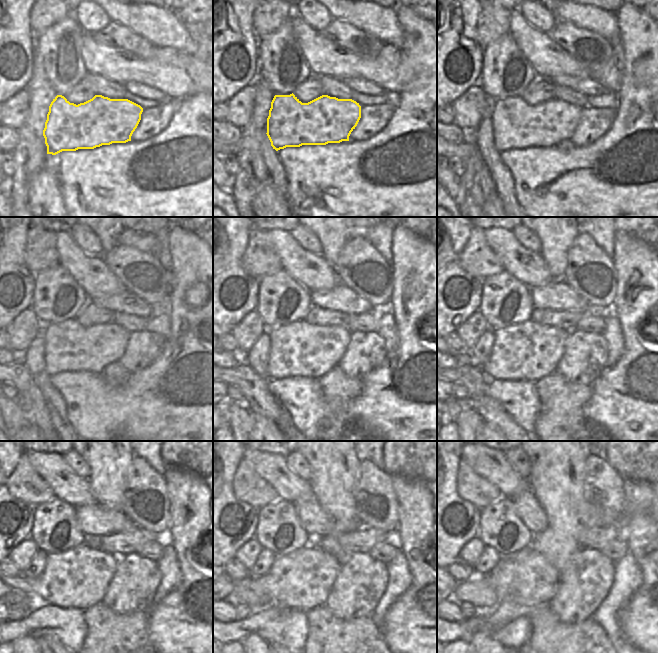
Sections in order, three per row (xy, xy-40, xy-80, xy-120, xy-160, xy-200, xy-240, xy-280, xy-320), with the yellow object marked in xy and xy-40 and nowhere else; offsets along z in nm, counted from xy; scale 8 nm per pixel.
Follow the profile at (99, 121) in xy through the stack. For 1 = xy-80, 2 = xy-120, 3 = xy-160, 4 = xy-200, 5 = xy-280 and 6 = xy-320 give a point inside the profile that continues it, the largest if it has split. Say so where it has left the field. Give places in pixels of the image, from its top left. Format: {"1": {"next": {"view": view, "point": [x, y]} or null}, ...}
{"1": {"next": {"view": "xy-80", "point": [516, 124]}}, "2": {"next": {"view": "xy-120", "point": [68, 346]}}, "3": {"next": {"view": "xy-160", "point": [299, 349]}}, "4": {"next": {"view": "xy-200", "point": [528, 351]}}, "5": {"next": {"view": "xy-280", "point": [302, 579]}}, "6": {"next": {"view": "xy-320", "point": [526, 575]}}}

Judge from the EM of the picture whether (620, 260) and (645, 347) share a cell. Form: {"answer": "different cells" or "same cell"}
{"answer": "same cell"}

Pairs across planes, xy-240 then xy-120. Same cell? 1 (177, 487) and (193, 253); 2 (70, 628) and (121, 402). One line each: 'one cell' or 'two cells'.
1: one cell
2: one cell

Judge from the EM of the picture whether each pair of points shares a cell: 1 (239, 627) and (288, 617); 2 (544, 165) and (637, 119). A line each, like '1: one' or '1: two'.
1: one
2: one

